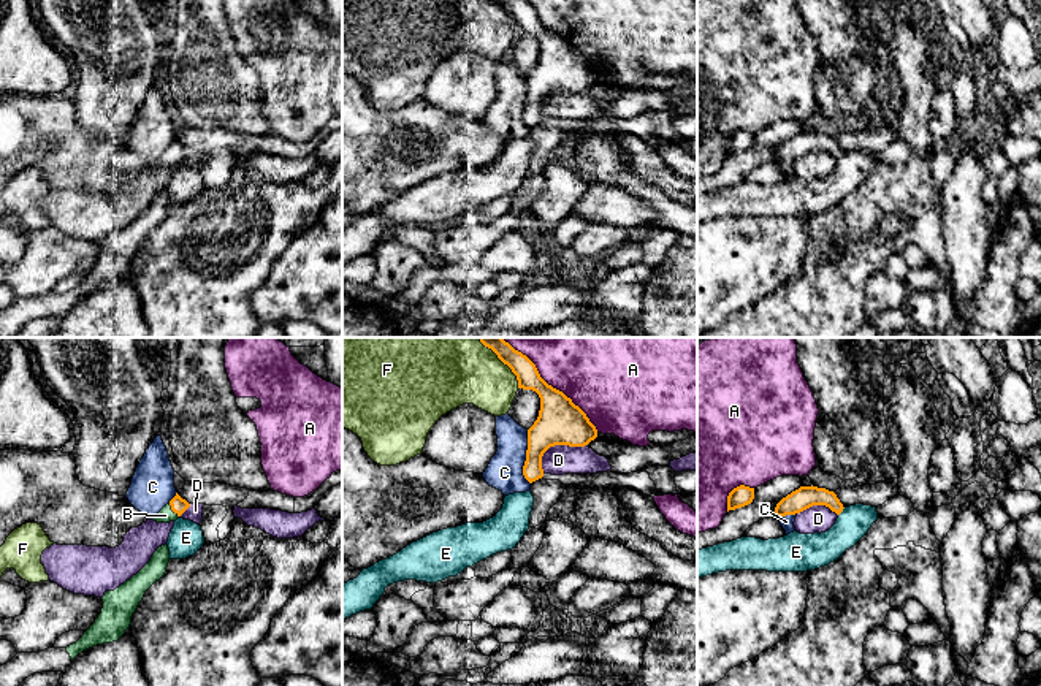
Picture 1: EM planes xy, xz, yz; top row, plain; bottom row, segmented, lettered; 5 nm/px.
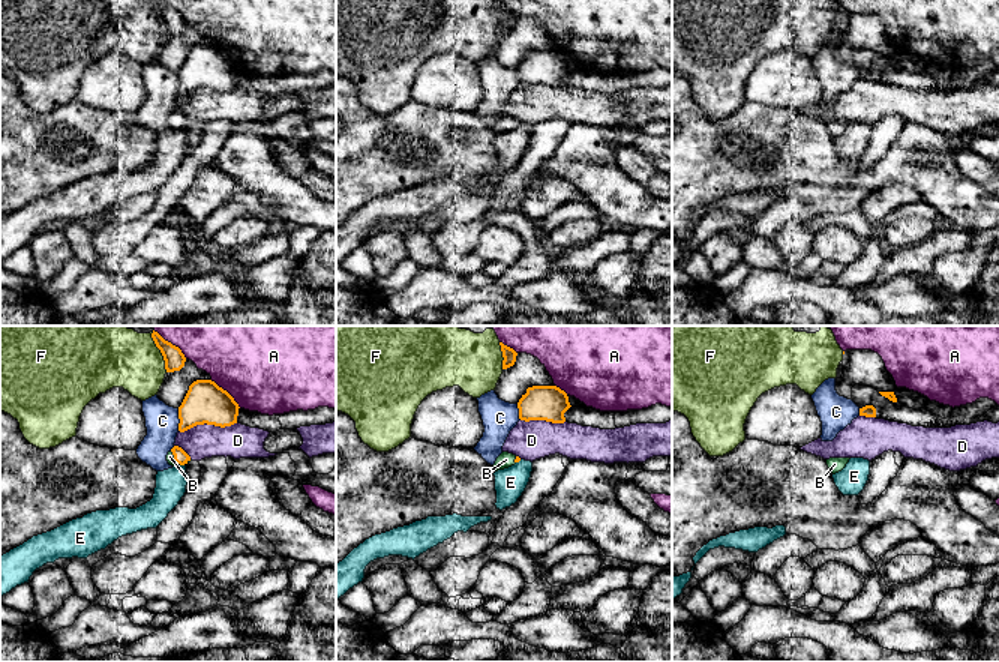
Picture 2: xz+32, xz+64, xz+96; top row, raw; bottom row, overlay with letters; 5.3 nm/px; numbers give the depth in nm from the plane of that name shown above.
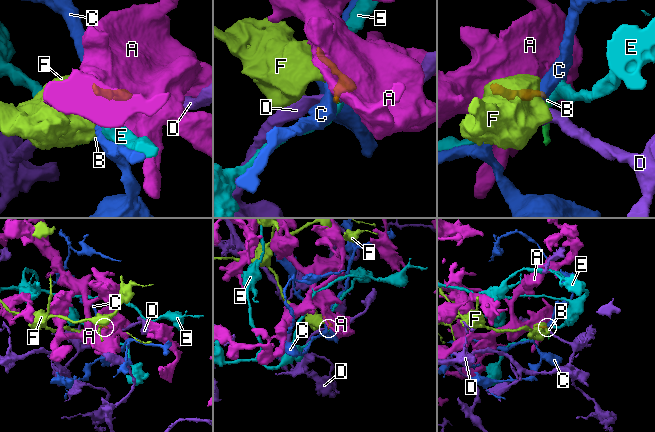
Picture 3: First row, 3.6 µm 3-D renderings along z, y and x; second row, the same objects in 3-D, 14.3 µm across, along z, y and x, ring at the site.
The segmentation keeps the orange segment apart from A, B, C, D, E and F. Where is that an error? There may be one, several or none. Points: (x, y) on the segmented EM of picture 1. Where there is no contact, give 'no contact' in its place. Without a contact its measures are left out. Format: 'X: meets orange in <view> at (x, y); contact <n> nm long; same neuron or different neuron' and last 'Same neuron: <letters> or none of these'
A: meets orange in xz at (550, 385); contact 700 nm long; different neuron
B: meets orange in xy at (171, 509); contact 90 nm long; same neuron
C: meets orange in xz at (526, 457); contact 280 nm long; different neuron
D: meets orange in xz at (555, 444); contact 280 nm long; different neuron
E: meets orange in yz at (842, 510); contact 60 nm long; different neuron
F: meets orange in xz at (503, 362); contact 340 nm long; different neuron
Same neuron: B

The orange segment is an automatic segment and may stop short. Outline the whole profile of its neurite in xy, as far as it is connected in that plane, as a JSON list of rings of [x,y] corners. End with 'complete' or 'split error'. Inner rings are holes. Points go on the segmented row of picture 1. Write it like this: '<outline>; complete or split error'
[[[176,493],[176,496],[152,520],[157,523],[176,521],[189,507],[190,504]]]; split error

